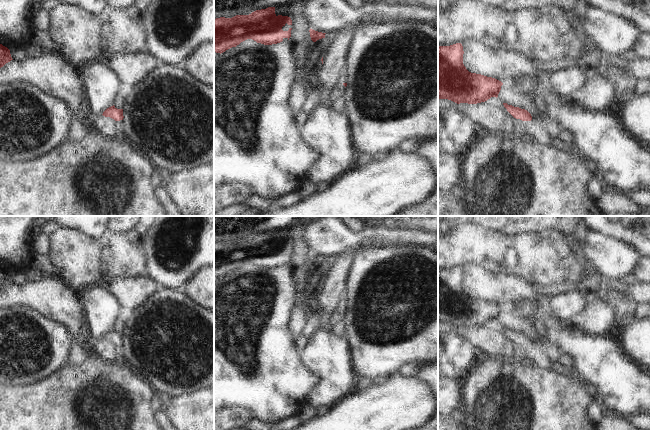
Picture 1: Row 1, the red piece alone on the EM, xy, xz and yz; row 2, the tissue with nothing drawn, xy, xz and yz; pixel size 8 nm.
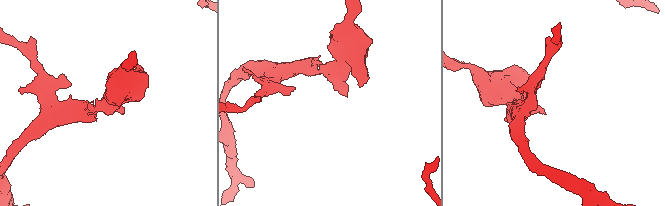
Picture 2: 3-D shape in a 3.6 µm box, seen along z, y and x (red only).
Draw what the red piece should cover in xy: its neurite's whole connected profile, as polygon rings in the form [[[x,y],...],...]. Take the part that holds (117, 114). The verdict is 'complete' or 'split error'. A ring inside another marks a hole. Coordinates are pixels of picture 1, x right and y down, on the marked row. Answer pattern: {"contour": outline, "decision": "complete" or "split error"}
{"contour": [[[114,105],[107,108],[103,114],[105,117],[110,117],[117,122],[117,131],[120,137],[123,137],[125,134],[125,127],[123,123],[123,109],[117,109]]], "decision": "split error"}

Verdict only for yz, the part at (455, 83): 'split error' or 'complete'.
complete

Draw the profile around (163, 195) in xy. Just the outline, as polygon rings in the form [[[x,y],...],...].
[[[158,188],[156,189],[156,194],[160,203],[165,208],[167,216],[182,216],[167,189]]]

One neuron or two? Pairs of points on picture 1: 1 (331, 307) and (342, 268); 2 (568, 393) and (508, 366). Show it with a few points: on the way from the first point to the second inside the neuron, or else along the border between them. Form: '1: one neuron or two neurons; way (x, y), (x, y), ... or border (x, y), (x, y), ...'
1: one neuron; way (331, 297), (337, 278)
2: one neuron; way (553, 393), (535, 393), (523, 381)

